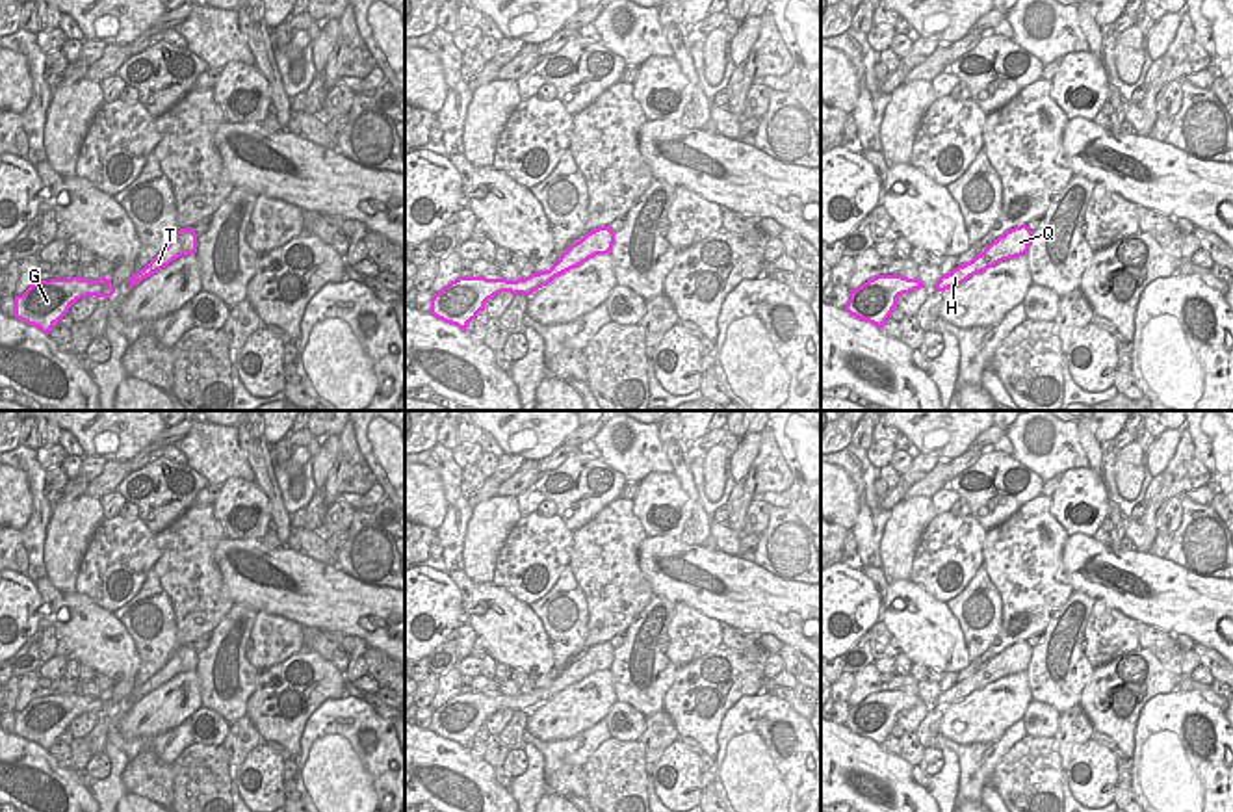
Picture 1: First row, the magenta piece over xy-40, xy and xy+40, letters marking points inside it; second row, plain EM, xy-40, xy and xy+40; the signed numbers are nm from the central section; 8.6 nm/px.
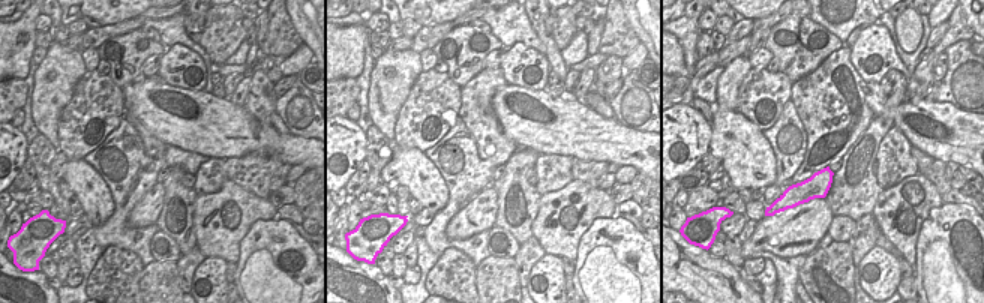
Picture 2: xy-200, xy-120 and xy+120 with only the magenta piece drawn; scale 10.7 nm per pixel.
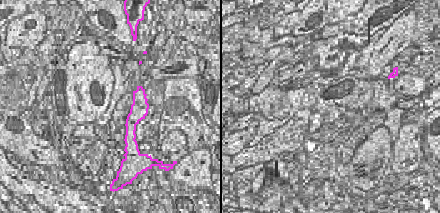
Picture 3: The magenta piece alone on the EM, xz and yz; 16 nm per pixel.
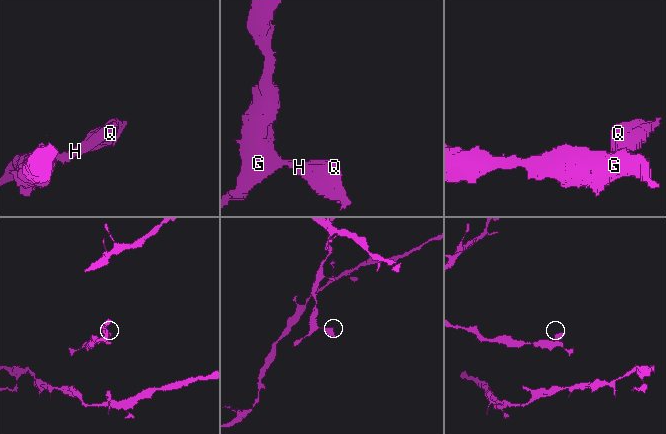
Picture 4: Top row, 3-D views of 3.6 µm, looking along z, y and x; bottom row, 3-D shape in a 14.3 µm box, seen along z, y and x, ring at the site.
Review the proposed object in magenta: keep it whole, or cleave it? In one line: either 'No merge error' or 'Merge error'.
No merge error

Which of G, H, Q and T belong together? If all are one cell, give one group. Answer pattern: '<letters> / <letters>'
G H Q T

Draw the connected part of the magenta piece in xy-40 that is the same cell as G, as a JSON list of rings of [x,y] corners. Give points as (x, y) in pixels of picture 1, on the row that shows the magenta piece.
[[[80,277],[39,281],[15,297],[15,318],[48,334],[78,299],[111,297],[113,294],[115,288],[106,277],[98,281]]]

